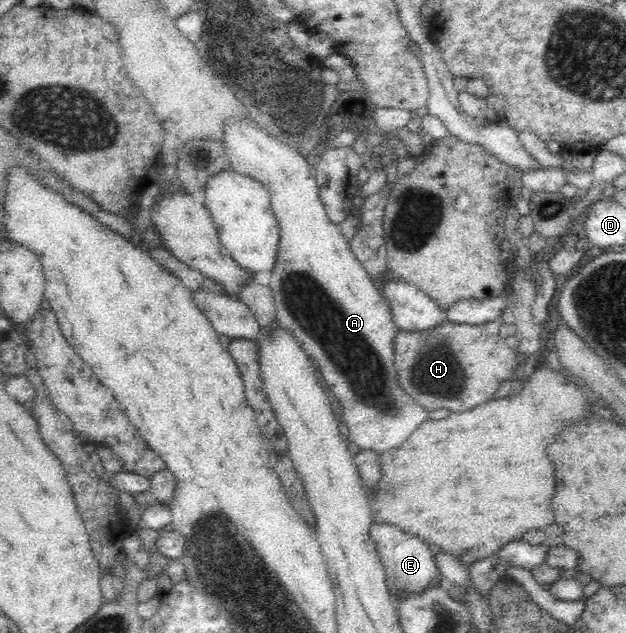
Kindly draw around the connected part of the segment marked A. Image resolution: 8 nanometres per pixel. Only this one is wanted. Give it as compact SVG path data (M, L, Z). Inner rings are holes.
M250 115L246 118L228 118L223 127L221 143L225 146L231 171L260 181L271 195L272 209L280 227L276 264L271 278L276 318L298 339L318 368L328 394L342 405L344 436L361 450L380 454L400 446L427 419L429 412L398 385L398 373L392 363L392 342L398 328L390 317L390 307L382 297L382 291L358 262L349 241L341 233L341 226L330 222L319 196L318 183L314 180L312 160L270 137Z

